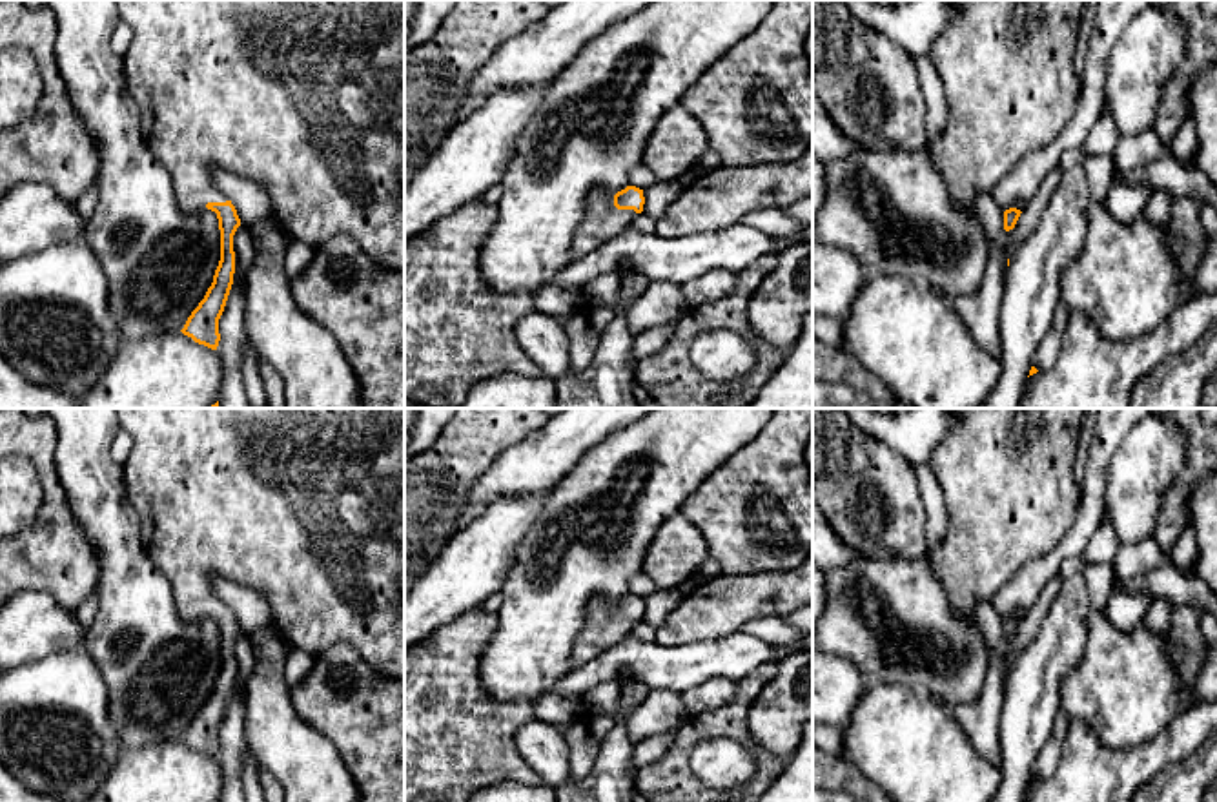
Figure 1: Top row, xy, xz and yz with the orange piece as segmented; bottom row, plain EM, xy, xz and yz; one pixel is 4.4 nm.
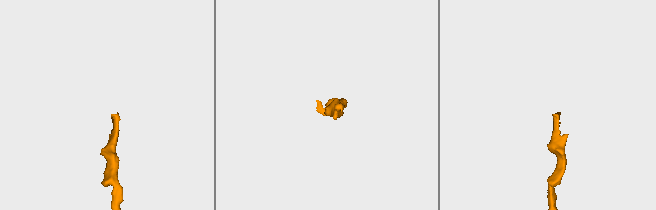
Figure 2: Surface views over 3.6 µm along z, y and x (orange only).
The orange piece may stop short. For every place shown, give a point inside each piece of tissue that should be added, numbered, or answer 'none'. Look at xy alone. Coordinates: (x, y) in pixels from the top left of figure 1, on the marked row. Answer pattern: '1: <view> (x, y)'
1: xy (306, 97)

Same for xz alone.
1: xz (603, 221)

